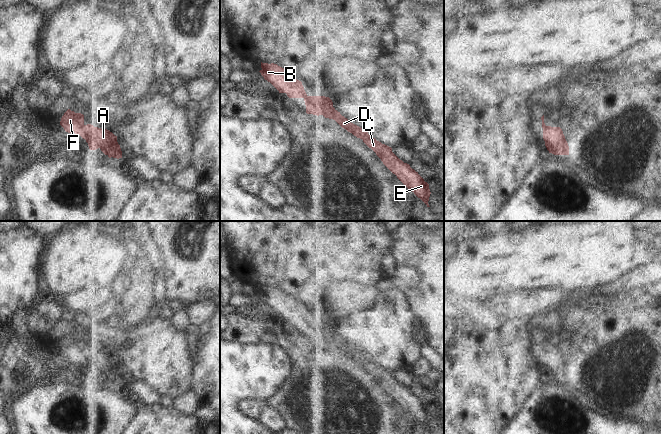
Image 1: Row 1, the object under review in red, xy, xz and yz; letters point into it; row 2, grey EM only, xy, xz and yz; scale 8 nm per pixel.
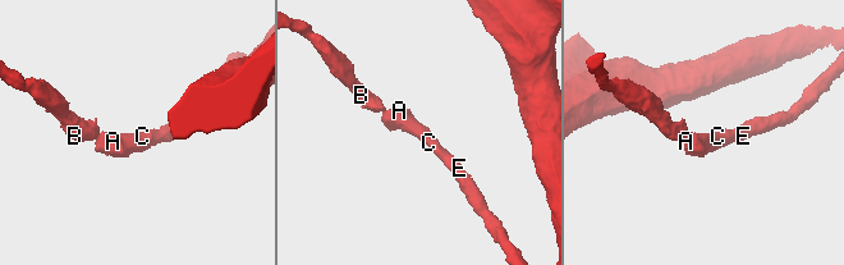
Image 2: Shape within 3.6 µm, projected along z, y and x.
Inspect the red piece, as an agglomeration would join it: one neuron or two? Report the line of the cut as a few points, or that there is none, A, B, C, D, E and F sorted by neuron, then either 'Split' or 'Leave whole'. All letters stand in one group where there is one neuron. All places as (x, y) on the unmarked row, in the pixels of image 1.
No split. Groups: A B C D E F. Leave whole.

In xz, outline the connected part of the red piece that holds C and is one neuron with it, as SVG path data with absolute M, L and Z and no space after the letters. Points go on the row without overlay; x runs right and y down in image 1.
M262 287L259 295L265 304L270 306L279 317L286 317L289 322L303 322L306 329L306 337L313 339L323 339L325 342L335 344L342 352L352 357L357 362L371 372L381 383L383 388L397 400L397 402L427 431L430 421L429 408L410 391L409 388L400 384L393 376L392 372L382 368L370 360L368 356L353 348L333 331L333 326L325 320L308 320L304 314L302 306L294 302L289 296L277 288Z

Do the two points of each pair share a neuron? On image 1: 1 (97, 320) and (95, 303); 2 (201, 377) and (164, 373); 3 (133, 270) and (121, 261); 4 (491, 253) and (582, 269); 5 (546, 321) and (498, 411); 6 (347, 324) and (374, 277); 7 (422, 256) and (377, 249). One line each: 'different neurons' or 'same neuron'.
1: different neurons
2: different neurons
3: different neurons
4: same neuron
5: different neurons
6: different neurons
7: different neurons

